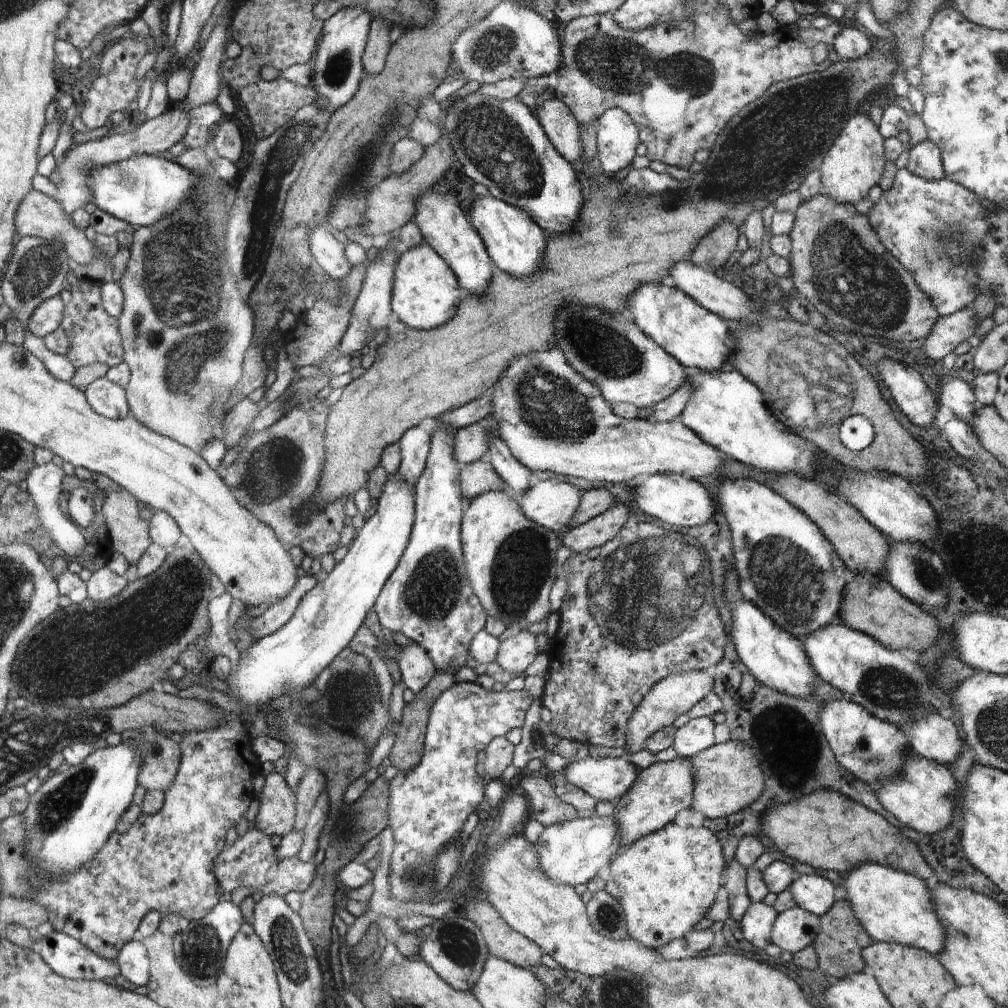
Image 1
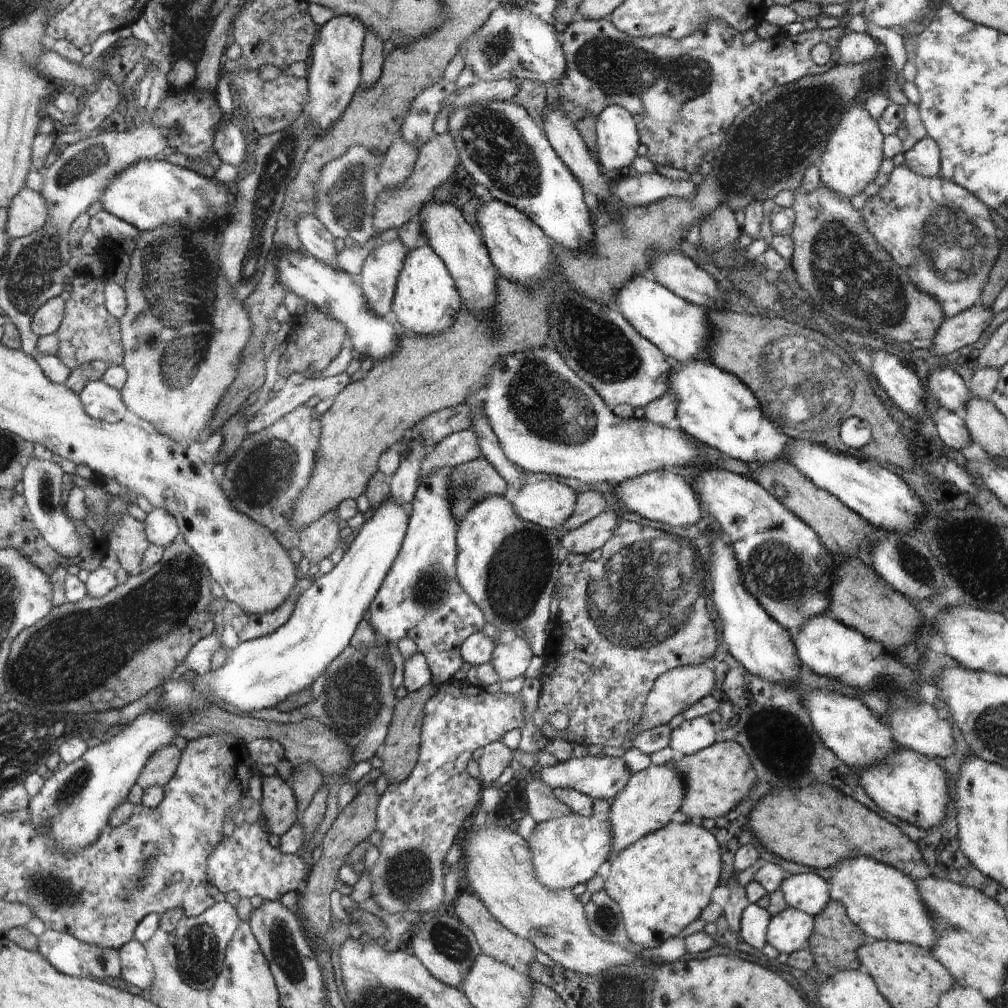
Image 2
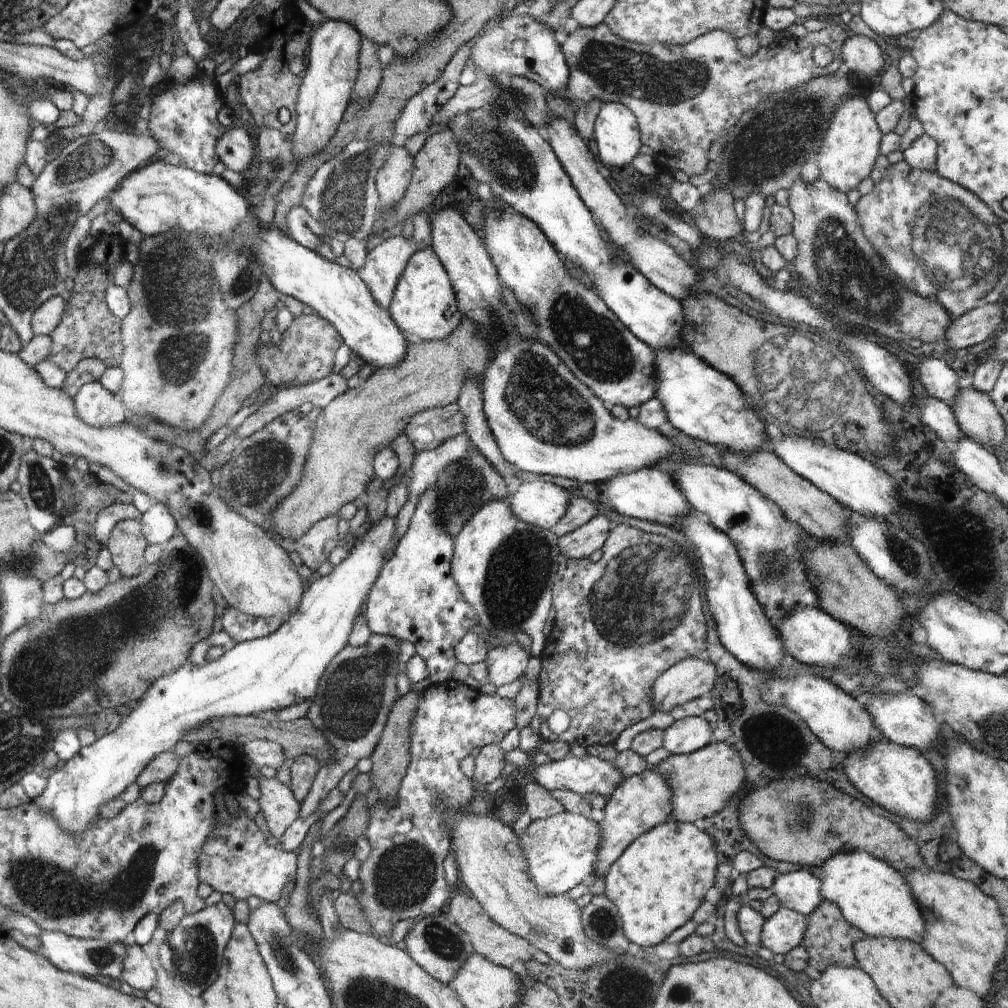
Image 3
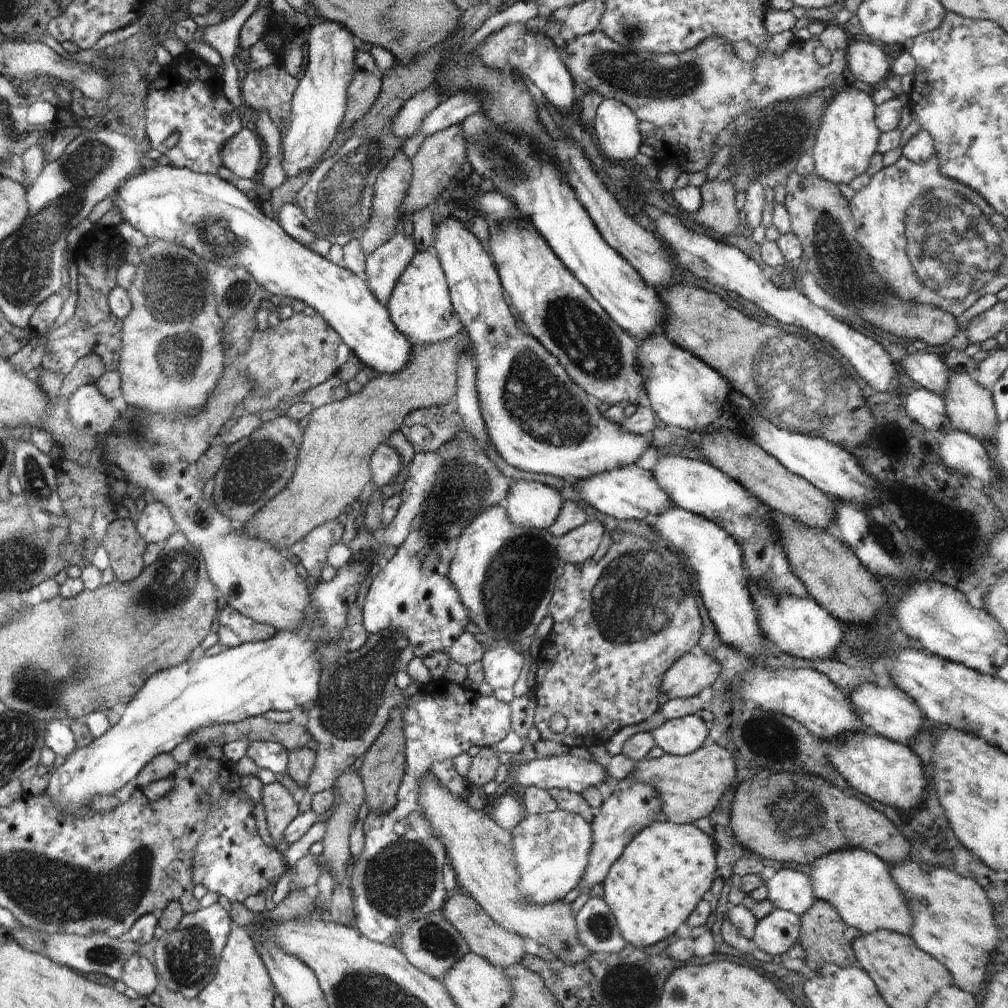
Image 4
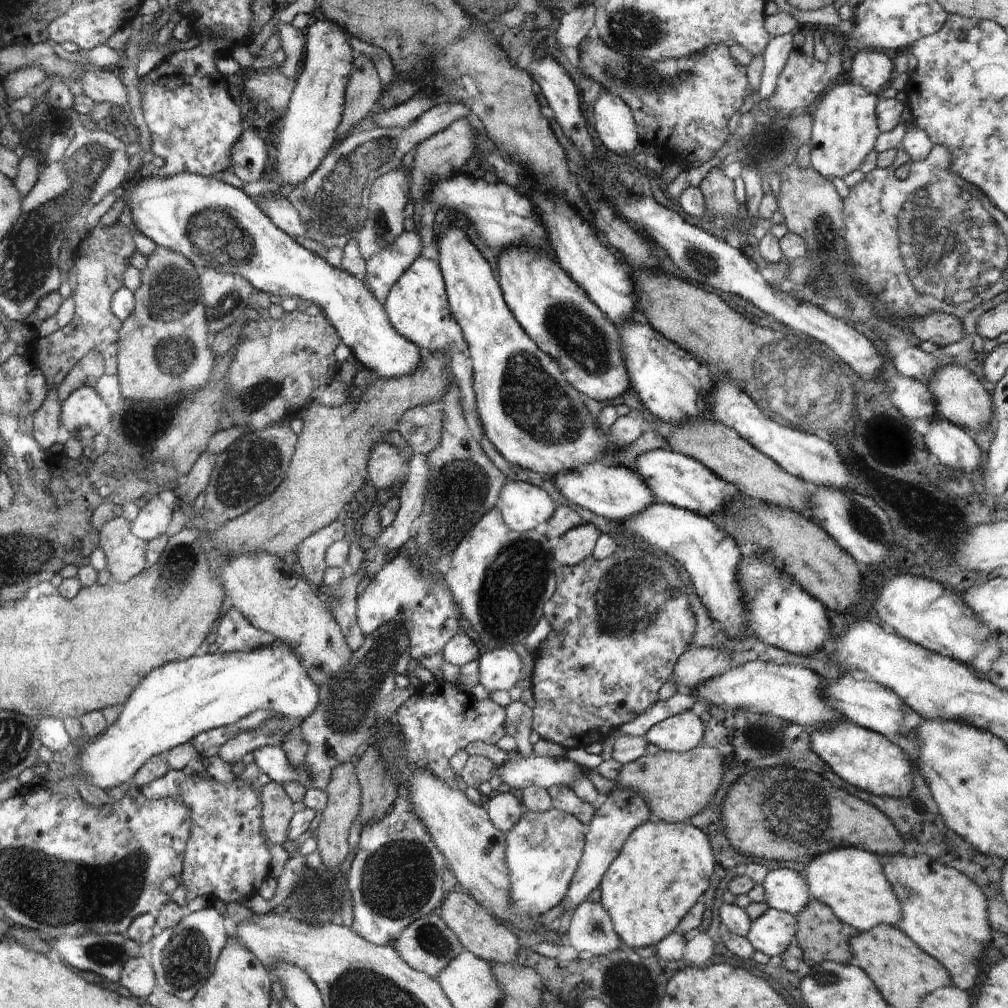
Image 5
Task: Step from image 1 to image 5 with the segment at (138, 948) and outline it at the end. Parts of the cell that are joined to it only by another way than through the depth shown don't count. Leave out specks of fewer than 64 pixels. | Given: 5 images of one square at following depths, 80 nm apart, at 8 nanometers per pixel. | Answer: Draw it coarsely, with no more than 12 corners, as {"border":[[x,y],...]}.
{"border":[[146,955],[126,964],[119,984],[146,999],[158,986]]}

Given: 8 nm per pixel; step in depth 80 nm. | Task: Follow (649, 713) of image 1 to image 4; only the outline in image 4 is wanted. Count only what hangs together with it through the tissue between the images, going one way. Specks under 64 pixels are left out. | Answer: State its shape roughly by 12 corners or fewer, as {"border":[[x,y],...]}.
{"border":[[690,652],[666,672],[669,700],[707,695],[720,670]]}

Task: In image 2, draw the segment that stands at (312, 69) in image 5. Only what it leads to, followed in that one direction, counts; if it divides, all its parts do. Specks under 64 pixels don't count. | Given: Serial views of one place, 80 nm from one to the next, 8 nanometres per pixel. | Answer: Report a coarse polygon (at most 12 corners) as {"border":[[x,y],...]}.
{"border":[[359,18],[320,27],[303,112],[320,136],[360,87]]}

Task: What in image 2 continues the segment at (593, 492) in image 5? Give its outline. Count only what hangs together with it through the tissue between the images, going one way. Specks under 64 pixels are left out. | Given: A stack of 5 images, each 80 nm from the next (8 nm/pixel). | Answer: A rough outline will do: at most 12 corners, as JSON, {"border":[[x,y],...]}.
{"border":[[672,471],[620,483],[626,508],[676,528],[703,516],[699,492]]}

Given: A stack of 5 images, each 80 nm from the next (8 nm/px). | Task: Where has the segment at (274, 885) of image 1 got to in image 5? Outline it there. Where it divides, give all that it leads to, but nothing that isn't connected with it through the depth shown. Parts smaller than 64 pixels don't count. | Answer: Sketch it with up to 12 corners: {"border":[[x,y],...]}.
{"border":[[172,769],[191,808],[183,883],[241,904],[270,872],[256,785]]}

